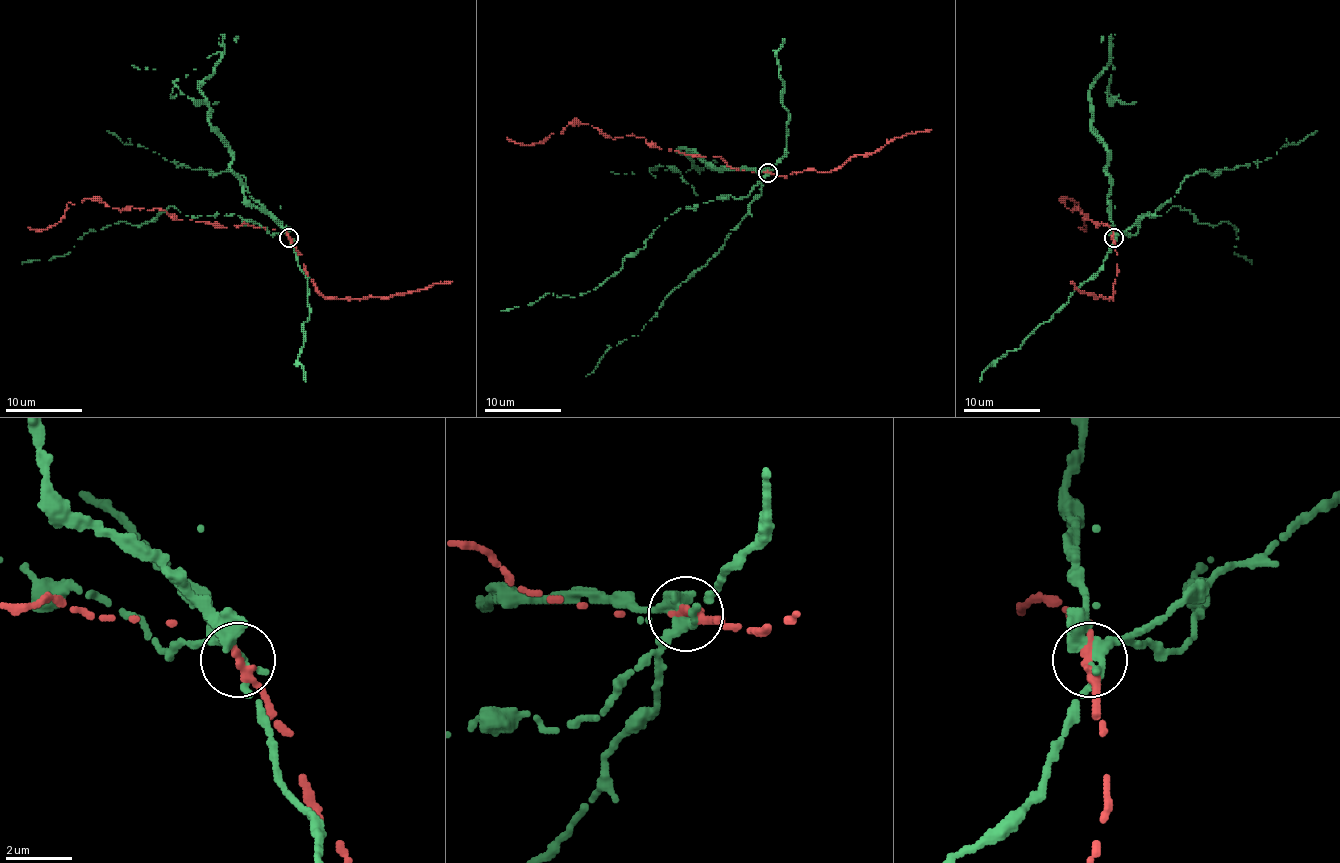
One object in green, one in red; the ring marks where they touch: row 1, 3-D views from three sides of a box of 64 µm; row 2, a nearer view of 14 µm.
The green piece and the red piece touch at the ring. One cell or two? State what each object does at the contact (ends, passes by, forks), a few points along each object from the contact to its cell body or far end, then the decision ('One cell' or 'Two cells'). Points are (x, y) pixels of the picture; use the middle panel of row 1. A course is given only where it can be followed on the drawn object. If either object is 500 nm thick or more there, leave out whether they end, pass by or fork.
At the ring green forks. At the ring red ends. Course of green: (767, 174), (746, 197), (721, 195), (678, 208), (594, 289), (574, 297), (549, 293), (501, 311). Course of red: (767, 172), (651, 147), (644, 137), (605, 137), (592, 126), (569, 124), (532, 145), (507, 137). Two cells

